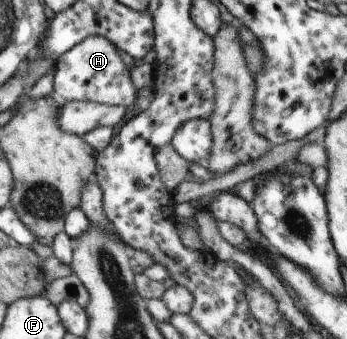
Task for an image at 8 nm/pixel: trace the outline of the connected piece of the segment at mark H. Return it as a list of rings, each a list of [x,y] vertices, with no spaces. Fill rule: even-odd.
[[[103,35],[88,37],[59,56],[53,85],[53,95],[62,103],[85,100],[127,107],[137,100],[138,91],[131,81],[131,69],[123,62],[121,51]]]

